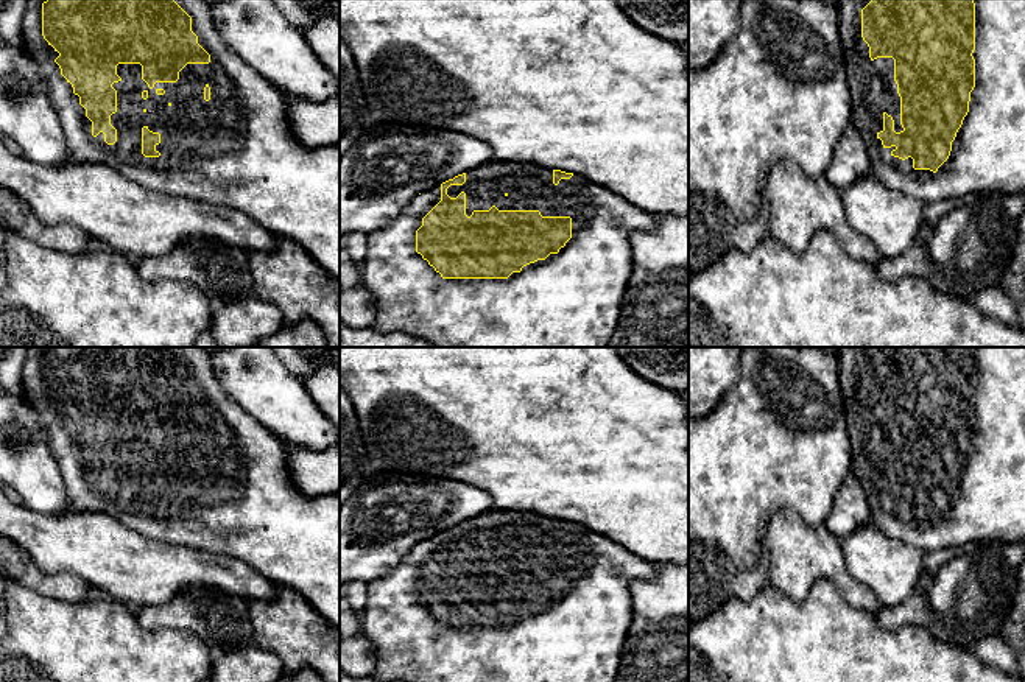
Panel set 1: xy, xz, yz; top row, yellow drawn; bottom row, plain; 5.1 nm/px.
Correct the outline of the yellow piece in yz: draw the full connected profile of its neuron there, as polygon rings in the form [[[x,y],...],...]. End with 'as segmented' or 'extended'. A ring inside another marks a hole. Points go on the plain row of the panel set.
[[[843,347],[837,360],[851,439],[851,472],[865,492],[869,523],[922,553],[970,542],[1025,542],[1025,347]]]; extended

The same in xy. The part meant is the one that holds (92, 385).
[[[26,347],[22,394],[39,413],[48,448],[65,483],[72,512],[103,512],[145,537],[235,557],[268,581],[301,593],[318,613],[340,628],[340,492],[304,497],[298,490],[290,478],[288,456],[282,441],[263,428],[220,386],[210,350],[206,347]]]; extended

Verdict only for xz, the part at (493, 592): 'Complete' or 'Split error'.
Split error

